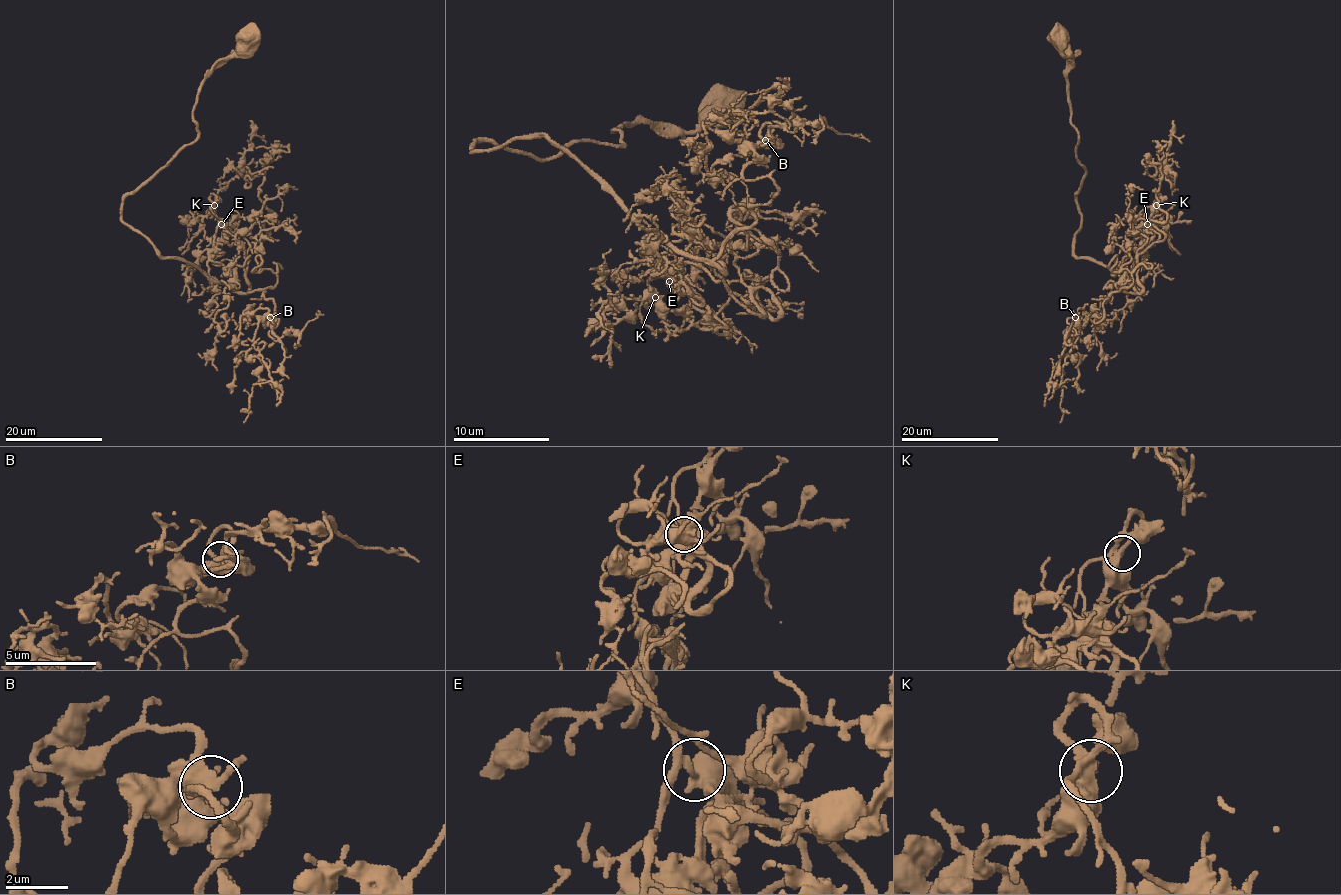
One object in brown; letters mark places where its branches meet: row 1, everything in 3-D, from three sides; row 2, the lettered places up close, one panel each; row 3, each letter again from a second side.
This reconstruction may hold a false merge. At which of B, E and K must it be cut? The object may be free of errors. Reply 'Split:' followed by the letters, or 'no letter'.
Split: no letter

